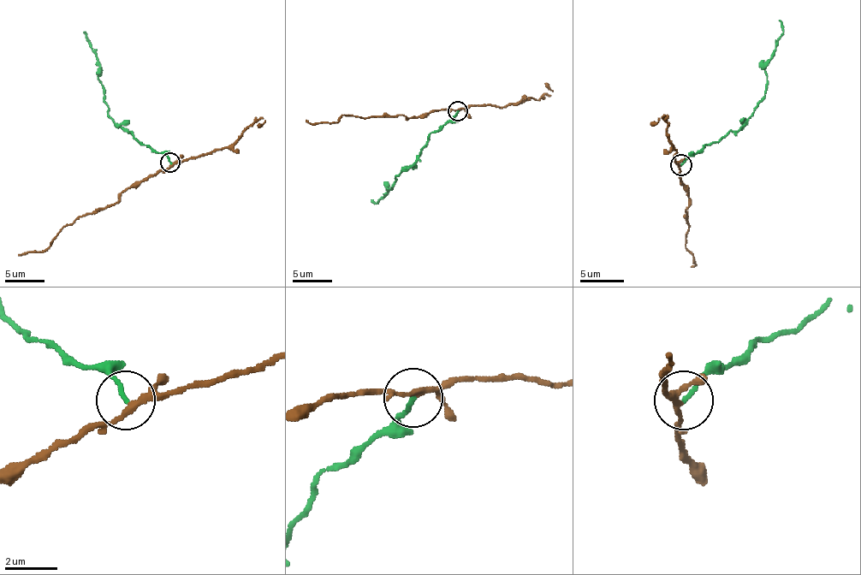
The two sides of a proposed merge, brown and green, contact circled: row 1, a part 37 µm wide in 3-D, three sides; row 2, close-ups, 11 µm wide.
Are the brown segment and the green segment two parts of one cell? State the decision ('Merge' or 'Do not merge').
Do not merge

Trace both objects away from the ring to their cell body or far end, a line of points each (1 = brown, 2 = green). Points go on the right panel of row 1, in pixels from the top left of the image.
1: (679, 166), (679, 179), (685, 186), (688, 205), (685, 249), (694, 262), (690, 266)
2: (681, 164), (688, 155), (705, 145), (736, 132), (753, 112), (766, 88), (766, 62), (784, 32), (779, 20)

